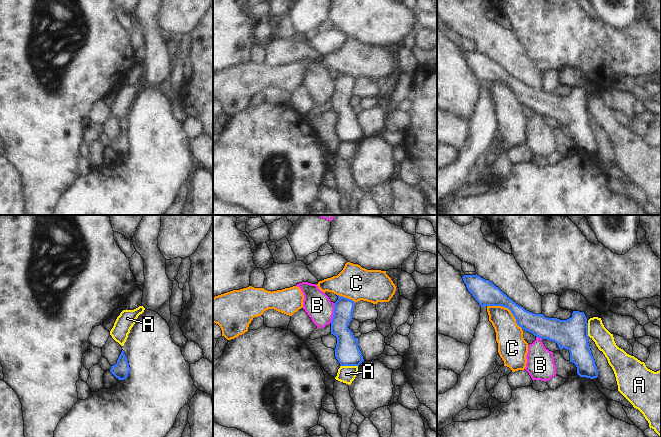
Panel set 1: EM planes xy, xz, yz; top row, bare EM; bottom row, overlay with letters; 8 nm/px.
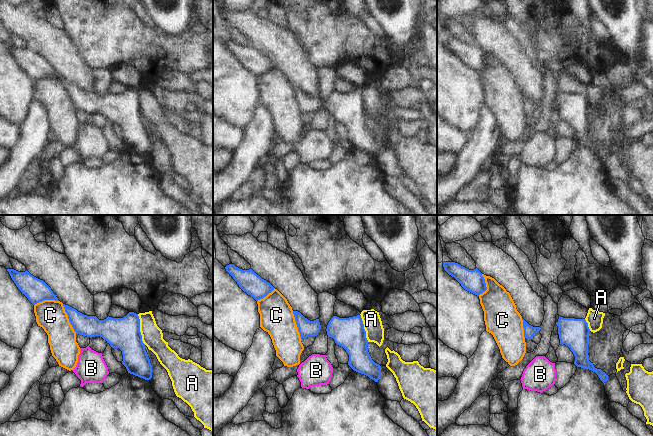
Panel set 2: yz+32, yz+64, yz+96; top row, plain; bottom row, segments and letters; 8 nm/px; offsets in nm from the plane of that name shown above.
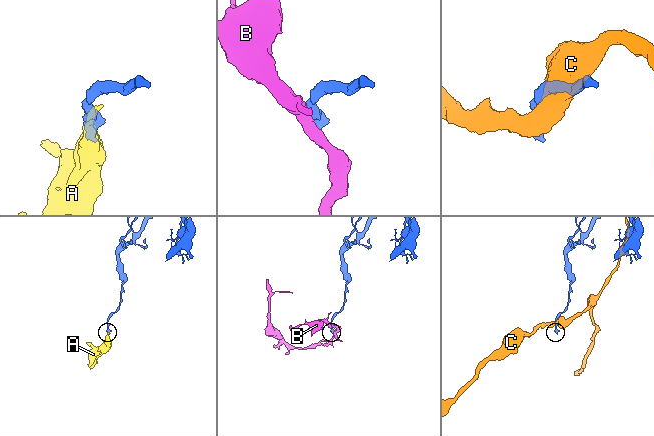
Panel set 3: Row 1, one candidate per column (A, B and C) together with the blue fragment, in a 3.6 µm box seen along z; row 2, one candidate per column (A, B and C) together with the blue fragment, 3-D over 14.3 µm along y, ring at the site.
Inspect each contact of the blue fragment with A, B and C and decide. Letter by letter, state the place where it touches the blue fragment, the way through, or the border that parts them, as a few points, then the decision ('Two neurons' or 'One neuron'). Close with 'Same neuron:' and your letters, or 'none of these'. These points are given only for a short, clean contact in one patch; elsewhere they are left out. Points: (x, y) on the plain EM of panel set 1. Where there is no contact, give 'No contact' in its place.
A: Touches blue at xz (349, 141). Boundary: xz (341, 141), (357, 142). Two neurons
B: Touches blue at xz (334, 89). Boundary: xz (334, 79), (334, 90), (330, 98). Two neurons
C: Touches blue at yz (508, 84). Two neurons
Same neuron: none of these

